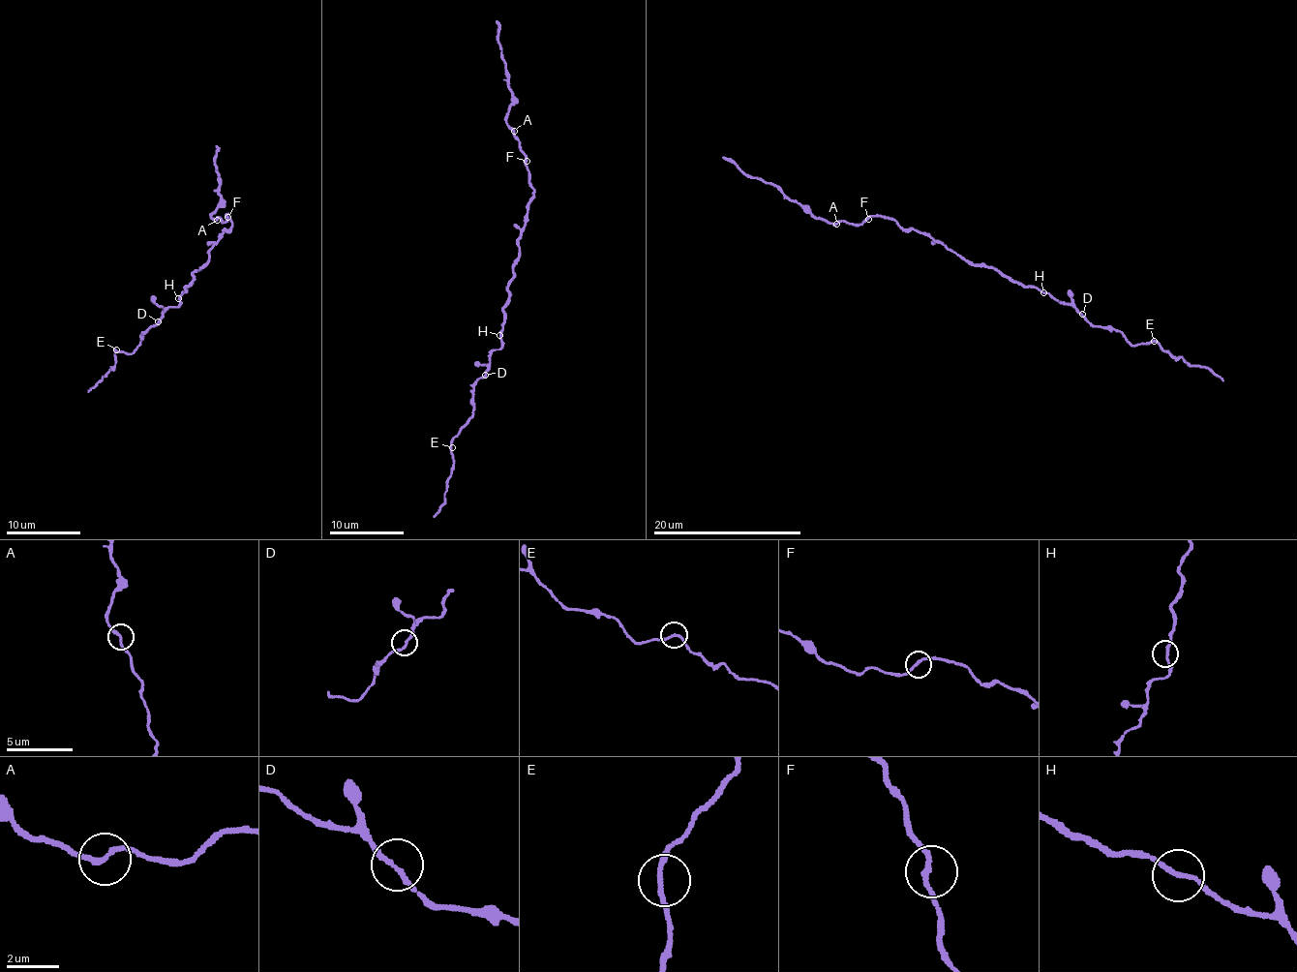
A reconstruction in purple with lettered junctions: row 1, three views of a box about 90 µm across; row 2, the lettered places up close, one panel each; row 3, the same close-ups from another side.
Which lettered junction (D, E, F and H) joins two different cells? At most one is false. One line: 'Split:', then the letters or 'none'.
Split: none

